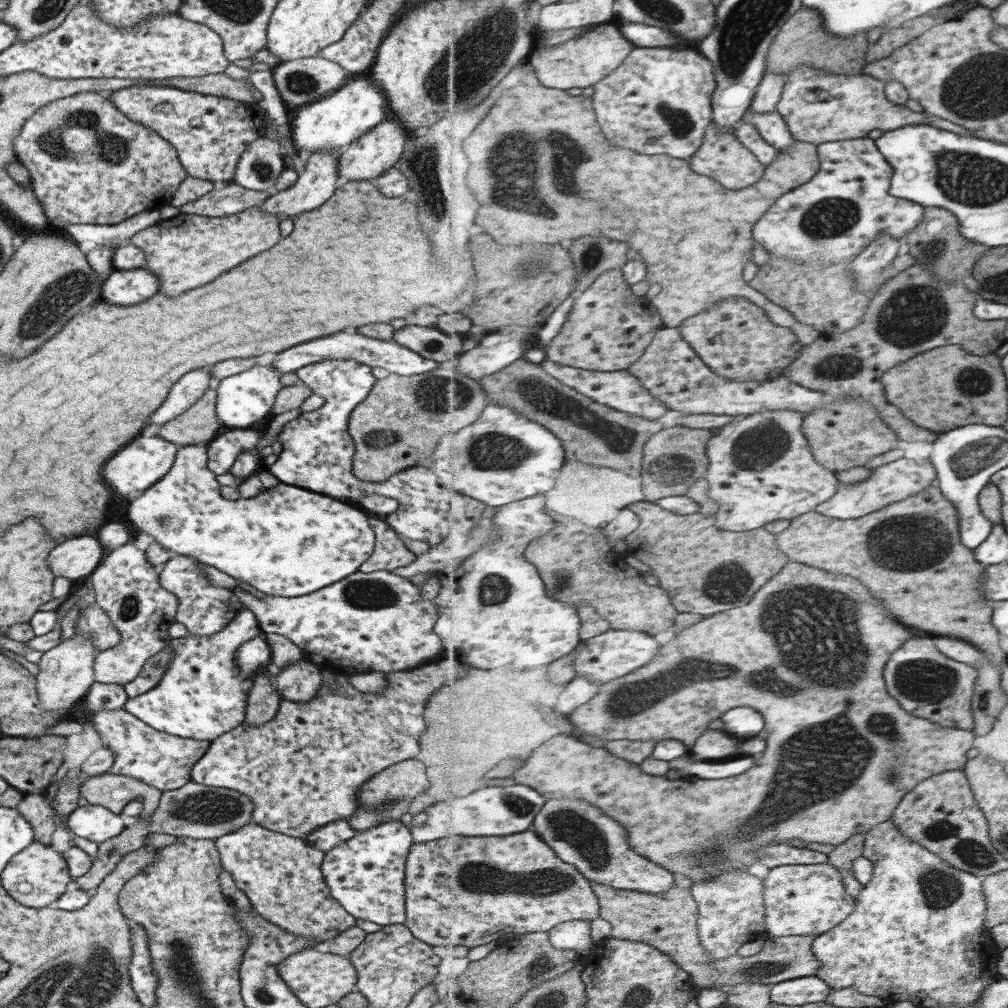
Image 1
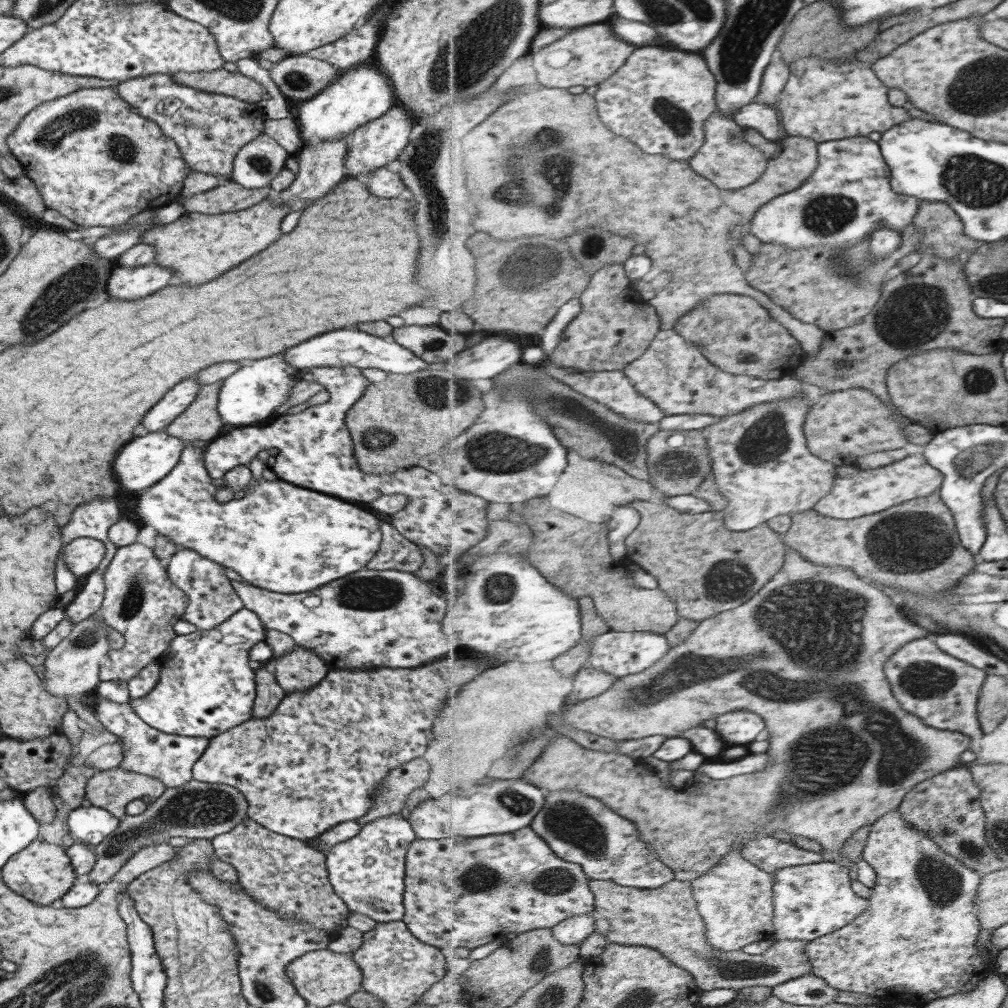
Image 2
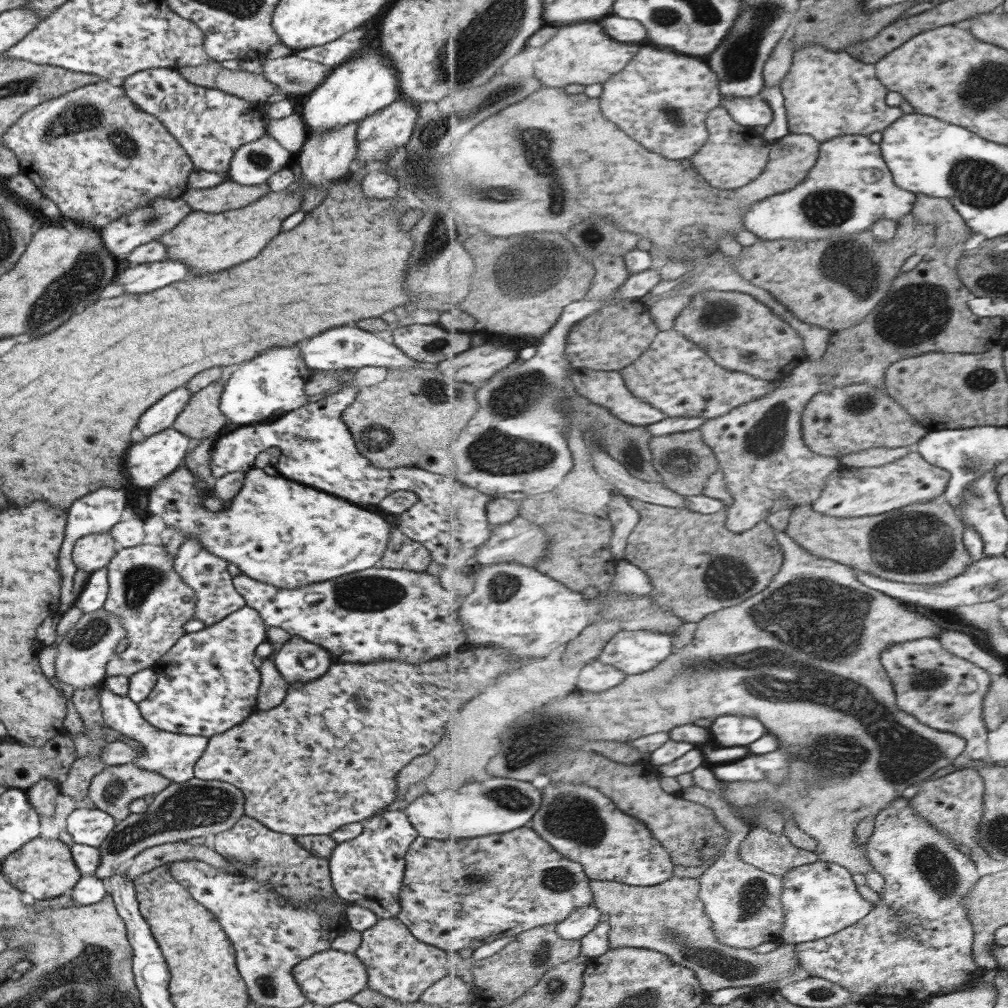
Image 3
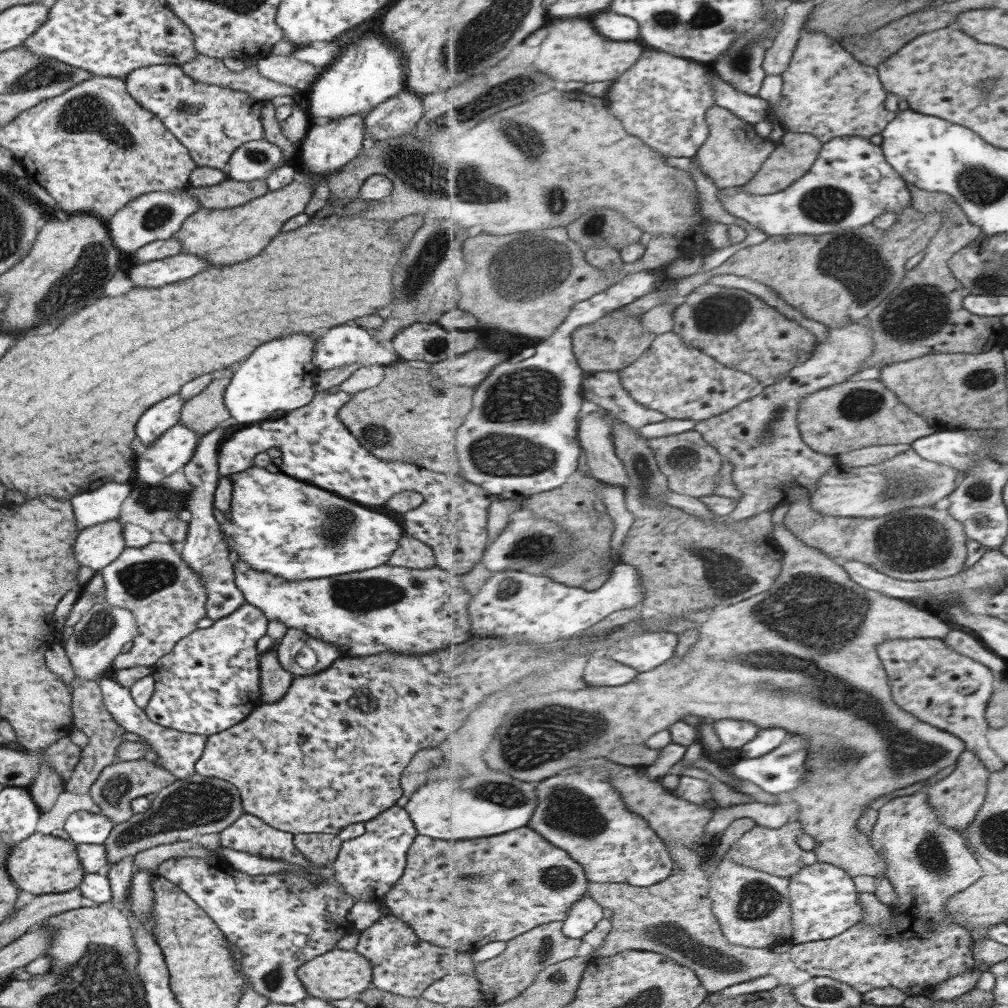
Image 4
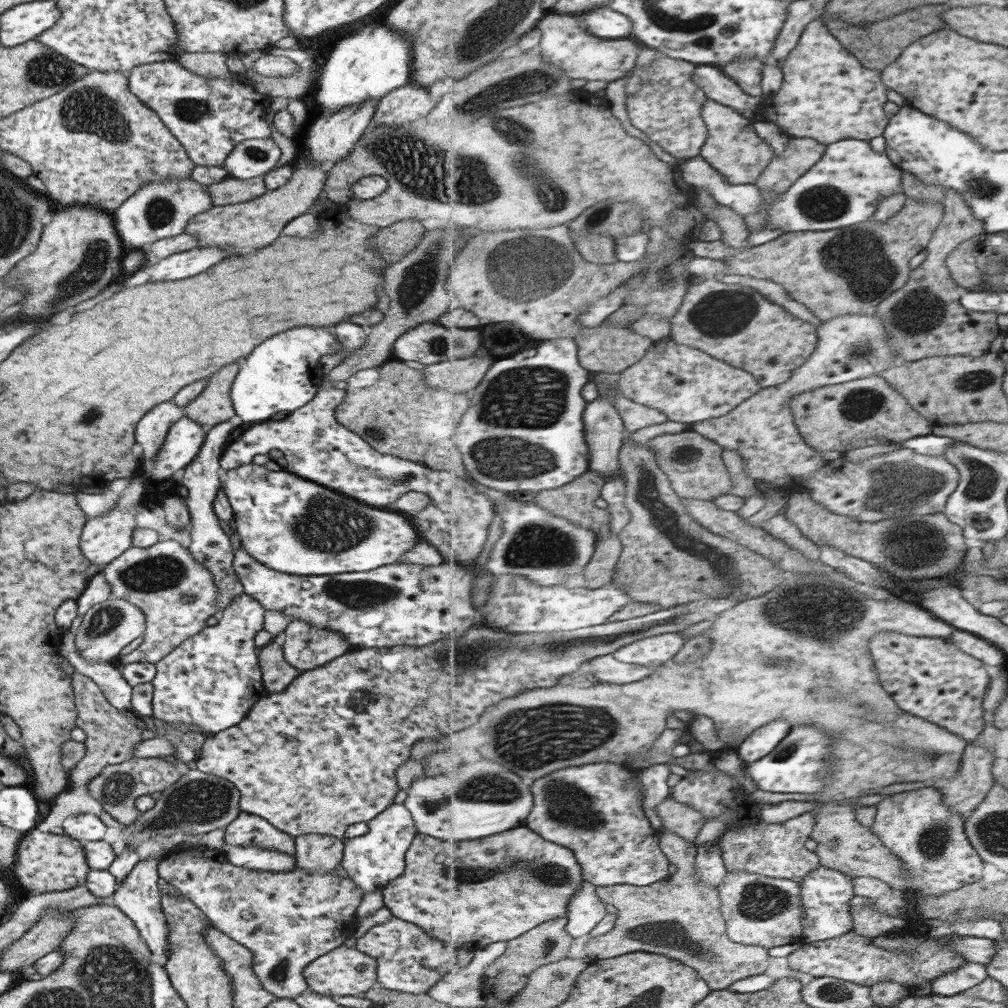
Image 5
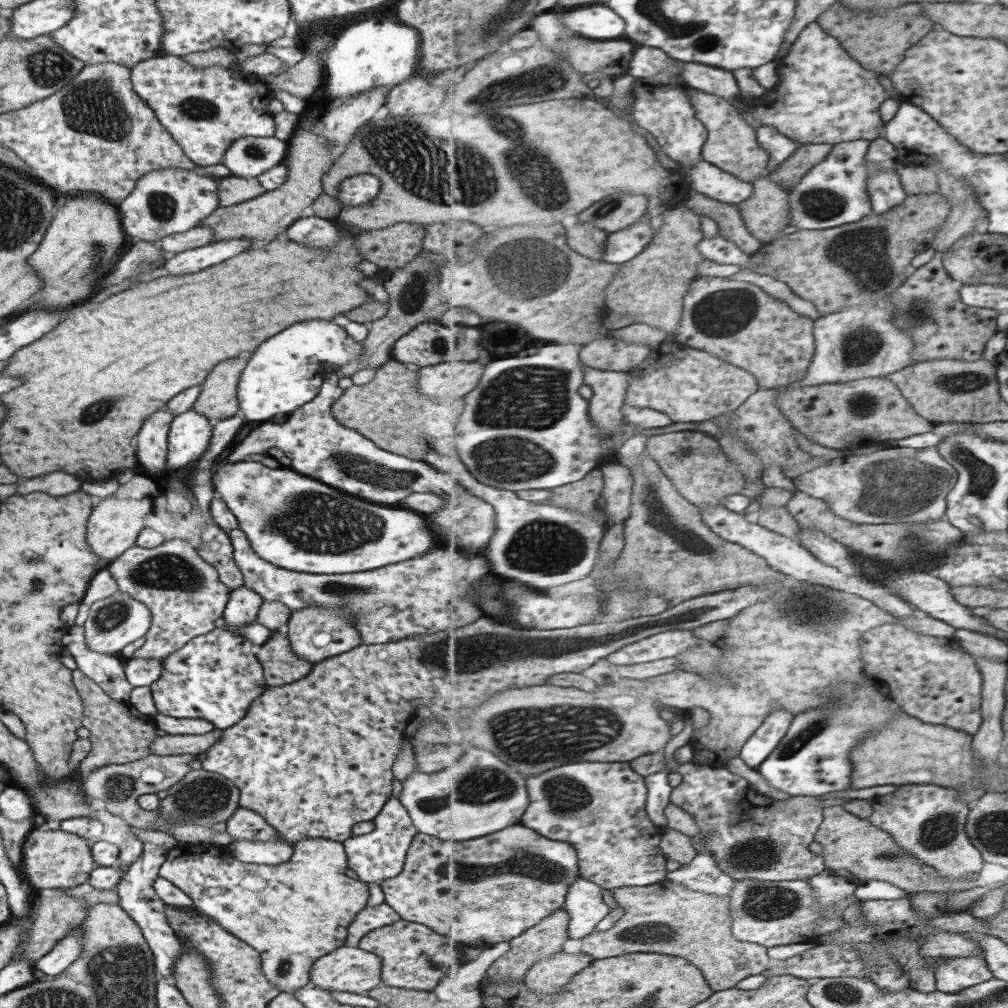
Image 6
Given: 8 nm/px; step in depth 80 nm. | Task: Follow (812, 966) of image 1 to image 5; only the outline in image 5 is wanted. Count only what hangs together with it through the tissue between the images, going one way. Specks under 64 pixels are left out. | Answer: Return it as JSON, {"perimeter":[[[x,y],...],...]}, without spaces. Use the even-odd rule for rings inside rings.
{"perimeter":[[[678,870],[650,886],[595,886],[595,890],[604,903],[615,905],[618,919],[615,929],[588,939],[585,952],[593,961],[639,951],[662,954],[695,967],[712,991],[729,989],[750,976],[763,974],[769,966],[770,949],[736,943],[729,936],[718,889],[699,880],[694,871]]]}

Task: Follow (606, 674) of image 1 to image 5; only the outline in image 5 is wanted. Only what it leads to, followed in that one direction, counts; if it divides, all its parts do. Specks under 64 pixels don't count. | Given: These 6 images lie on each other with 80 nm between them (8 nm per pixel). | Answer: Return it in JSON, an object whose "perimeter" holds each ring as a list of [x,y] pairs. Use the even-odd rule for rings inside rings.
{"perimeter":[[[680,633],[659,634],[632,642],[614,652],[615,658],[624,663],[648,667],[671,662],[685,646],[686,639]]]}

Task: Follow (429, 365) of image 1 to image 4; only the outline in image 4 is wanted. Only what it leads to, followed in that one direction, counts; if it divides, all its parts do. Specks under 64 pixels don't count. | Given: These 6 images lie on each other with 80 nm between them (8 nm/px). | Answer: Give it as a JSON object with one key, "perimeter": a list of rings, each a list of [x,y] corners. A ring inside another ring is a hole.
{"perimeter":[[[351,322],[329,328],[315,342],[313,351],[312,363],[319,371],[351,364],[384,367],[402,361],[399,356],[387,354],[385,347],[375,342],[368,331]]]}

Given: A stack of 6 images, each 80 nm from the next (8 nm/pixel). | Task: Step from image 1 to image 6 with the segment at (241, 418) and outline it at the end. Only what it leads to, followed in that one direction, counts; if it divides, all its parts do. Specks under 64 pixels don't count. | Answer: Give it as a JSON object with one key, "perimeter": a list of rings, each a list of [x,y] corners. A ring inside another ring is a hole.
{"perimeter":[[[315,320],[315,322],[293,324],[285,330],[281,330],[279,334],[267,338],[255,352],[249,354],[248,361],[243,367],[237,383],[238,412],[244,420],[251,420],[251,422],[255,422],[255,420],[269,422],[277,414],[286,416],[293,413],[293,411],[299,409],[299,406],[309,402],[320,389],[323,378],[321,378],[321,372],[317,372],[317,370],[319,370],[321,362],[328,362],[333,367],[342,367],[350,362],[356,362],[362,354],[364,354],[364,351],[361,343],[351,340],[343,332],[343,327],[334,324],[331,320]]]}

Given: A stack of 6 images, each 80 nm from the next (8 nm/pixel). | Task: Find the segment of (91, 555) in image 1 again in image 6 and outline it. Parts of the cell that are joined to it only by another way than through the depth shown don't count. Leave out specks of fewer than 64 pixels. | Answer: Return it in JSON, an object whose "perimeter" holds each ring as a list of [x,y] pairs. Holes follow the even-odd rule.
{"perimeter":[[[108,495],[95,501],[86,522],[86,541],[91,552],[97,558],[105,559],[108,562],[118,558],[125,550],[134,545],[139,531],[144,527],[144,516],[150,512],[150,498],[133,500]]]}

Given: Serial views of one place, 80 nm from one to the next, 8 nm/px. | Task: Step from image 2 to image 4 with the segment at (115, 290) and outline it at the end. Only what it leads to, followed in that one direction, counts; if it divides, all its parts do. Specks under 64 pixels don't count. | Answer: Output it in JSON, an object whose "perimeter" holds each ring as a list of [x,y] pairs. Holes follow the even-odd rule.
{"perimeter":[[[177,253],[162,259],[141,264],[133,264],[129,268],[129,280],[135,286],[163,286],[177,280],[185,280],[197,272],[201,272],[208,262],[203,257],[192,254]]]}

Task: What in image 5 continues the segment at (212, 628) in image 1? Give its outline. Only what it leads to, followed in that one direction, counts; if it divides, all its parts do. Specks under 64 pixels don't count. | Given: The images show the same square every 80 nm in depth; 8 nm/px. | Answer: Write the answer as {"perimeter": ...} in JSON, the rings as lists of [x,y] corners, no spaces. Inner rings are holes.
{"perimeter":[[[233,416],[227,421],[218,422],[212,427],[206,429],[202,445],[199,452],[190,464],[184,466],[182,483],[187,489],[187,497],[183,498],[190,516],[191,544],[187,546],[189,554],[193,556],[203,568],[206,568],[211,574],[213,582],[217,587],[218,594],[216,598],[216,607],[222,611],[235,598],[237,594],[243,593],[243,587],[235,574],[232,565],[231,542],[227,534],[219,527],[218,518],[214,515],[212,502],[217,494],[219,487],[219,464],[220,456],[227,443],[232,439],[231,430],[241,426],[241,420]]]}

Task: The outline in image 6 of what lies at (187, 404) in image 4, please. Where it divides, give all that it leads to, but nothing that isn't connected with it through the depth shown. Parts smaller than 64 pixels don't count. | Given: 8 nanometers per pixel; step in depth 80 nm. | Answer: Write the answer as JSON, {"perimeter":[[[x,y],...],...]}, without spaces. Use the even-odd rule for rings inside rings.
{"perimeter":[[[248,357],[227,358],[227,362],[218,362],[212,366],[200,384],[199,394],[191,410],[212,423],[239,413],[237,383]]]}

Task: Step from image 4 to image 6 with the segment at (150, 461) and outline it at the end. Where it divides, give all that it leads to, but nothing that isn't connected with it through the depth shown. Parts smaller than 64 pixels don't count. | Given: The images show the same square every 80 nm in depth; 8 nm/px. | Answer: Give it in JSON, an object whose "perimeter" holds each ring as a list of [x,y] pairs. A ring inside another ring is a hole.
{"perimeter":[[[187,410],[176,415],[169,423],[166,463],[163,475],[197,460],[205,452],[212,433],[212,422]]]}

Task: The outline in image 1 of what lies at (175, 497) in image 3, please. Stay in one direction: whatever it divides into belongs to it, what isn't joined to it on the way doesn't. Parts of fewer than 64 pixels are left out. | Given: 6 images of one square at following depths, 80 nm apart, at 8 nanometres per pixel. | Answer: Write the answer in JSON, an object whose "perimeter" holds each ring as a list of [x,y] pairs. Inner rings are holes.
{"perimeter":[[[204,444],[184,445],[177,449],[171,468],[153,485],[146,488],[139,494],[133,495],[129,500],[131,504],[127,506],[127,525],[135,532],[145,532],[158,542],[163,550],[173,551],[179,556],[189,556],[195,558],[202,565],[207,565],[227,574],[232,579],[239,582],[246,582],[249,586],[253,586],[255,590],[263,592],[265,595],[284,596],[287,598],[303,596],[315,590],[319,590],[324,586],[329,586],[332,582],[337,582],[349,574],[353,574],[358,568],[369,558],[373,551],[375,535],[369,524],[367,524],[367,516],[339,500],[321,496],[321,494],[313,494],[309,490],[301,490],[297,486],[287,486],[278,482],[273,488],[264,488],[256,496],[252,498],[223,498],[219,495],[220,484],[216,481],[214,475],[206,467],[206,447]]]}

